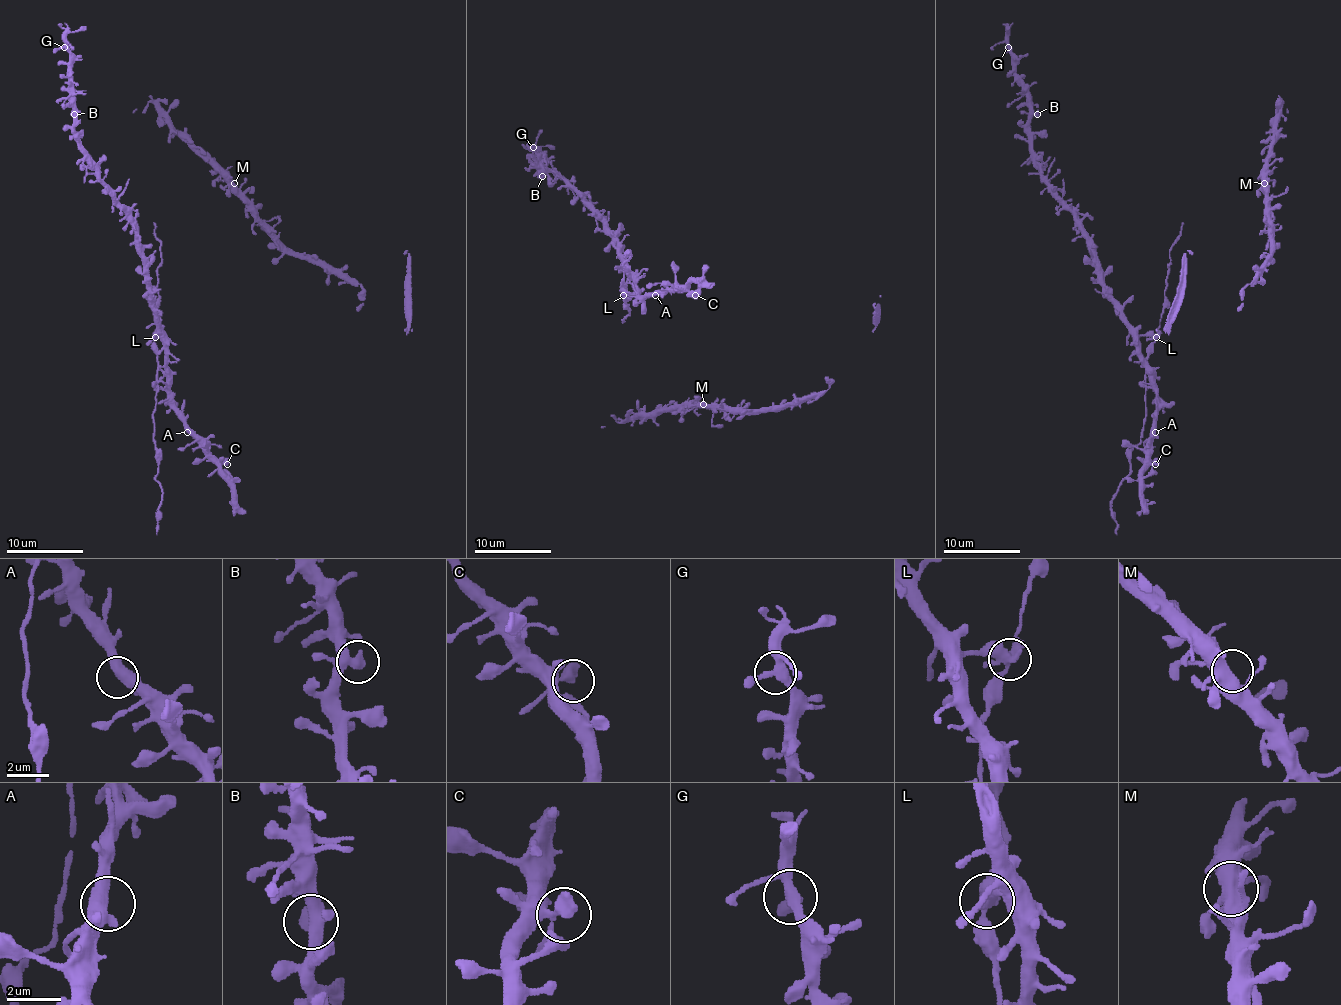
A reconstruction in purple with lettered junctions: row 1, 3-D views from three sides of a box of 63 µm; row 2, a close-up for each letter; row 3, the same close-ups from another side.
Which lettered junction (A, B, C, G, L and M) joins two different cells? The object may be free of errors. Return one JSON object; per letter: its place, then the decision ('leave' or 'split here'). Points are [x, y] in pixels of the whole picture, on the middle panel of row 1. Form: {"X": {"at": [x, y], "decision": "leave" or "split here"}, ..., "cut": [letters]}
{"A": {"at": [655, 295], "decision": "leave"}, "B": {"at": [542, 176], "decision": "leave"}, "C": {"at": [695, 295], "decision": "leave"}, "G": {"at": [533, 147], "decision": "leave"}, "L": {"at": [623, 295], "decision": "split here"}, "M": {"at": [703, 404], "decision": "leave"}, "cut": ["L"]}

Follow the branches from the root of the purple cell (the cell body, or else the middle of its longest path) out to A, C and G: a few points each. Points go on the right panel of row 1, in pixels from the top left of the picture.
A: (1169, 269), (1165, 307), (1157, 338), (1146, 361), (1144, 380), (1155, 391), (1155, 432)
C: (1169, 269), (1165, 307), (1146, 361), (1144, 380), (1155, 391), (1157, 403), (1150, 455), (1155, 464)
G: (1169, 269), (1159, 330), (1138, 334), (1104, 282), (1096, 244), (1083, 221), (1037, 162), (1029, 93), (1008, 47)

